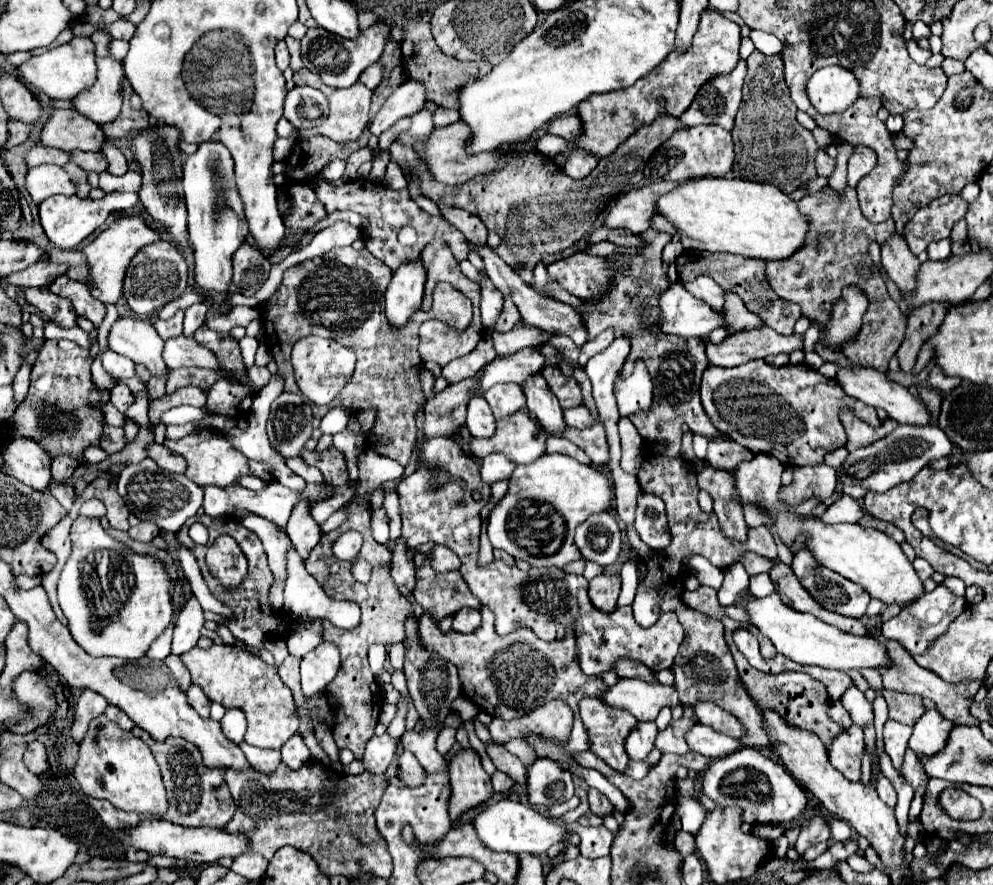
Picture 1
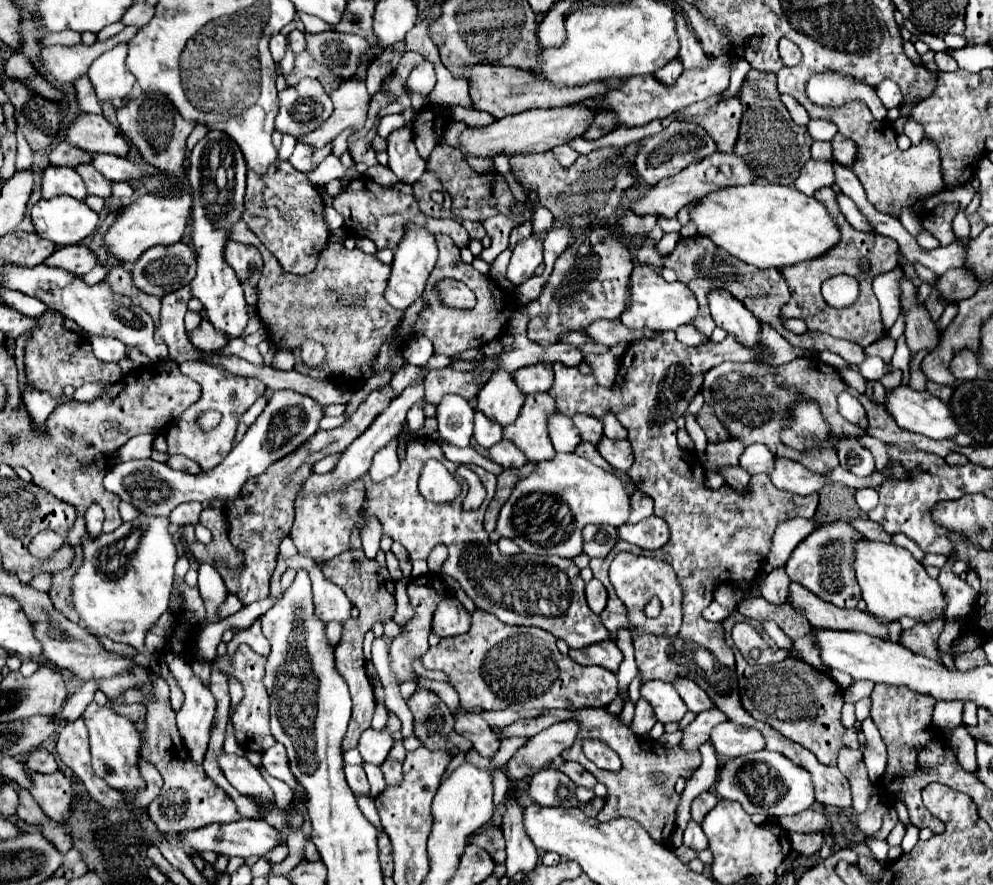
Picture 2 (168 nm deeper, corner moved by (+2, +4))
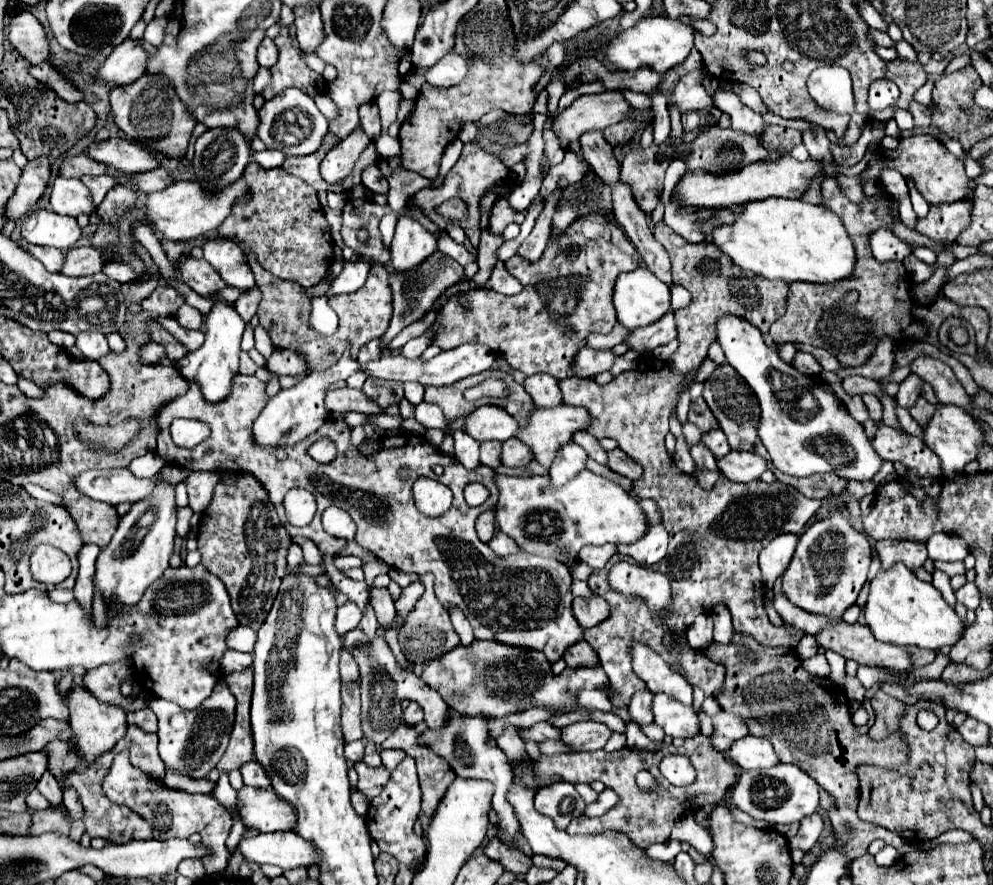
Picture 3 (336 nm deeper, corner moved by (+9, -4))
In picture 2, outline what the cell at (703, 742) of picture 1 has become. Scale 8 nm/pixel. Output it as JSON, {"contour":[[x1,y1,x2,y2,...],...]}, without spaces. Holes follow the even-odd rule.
{"contour":[[724,722,712,728,708,742,720,758,736,758,764,748,764,738,758,730,734,722]]}

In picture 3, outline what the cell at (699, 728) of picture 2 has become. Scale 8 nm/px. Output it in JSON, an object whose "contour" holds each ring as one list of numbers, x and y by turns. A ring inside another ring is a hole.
{"contour":[[719,712,717,716,713,716,713,726,715,734,711,736,711,742,719,752,727,752,735,740,745,738,749,734,745,718,733,716,729,712]]}

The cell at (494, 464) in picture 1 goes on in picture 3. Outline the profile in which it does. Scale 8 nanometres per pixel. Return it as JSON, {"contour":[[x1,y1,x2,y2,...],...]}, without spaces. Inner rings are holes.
{"contour":[[509,438,507,442,503,442,503,454,501,454,503,466,527,466,531,460,533,452,525,442,517,438]]}

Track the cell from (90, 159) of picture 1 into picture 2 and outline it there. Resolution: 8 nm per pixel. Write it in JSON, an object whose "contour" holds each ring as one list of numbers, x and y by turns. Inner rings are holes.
{"contour":[[92,154,92,162,90,162,104,178,112,180,112,182,126,182,132,178,142,178,142,170,140,166,134,166,132,162,128,162,126,158,120,156,112,156,112,154]]}

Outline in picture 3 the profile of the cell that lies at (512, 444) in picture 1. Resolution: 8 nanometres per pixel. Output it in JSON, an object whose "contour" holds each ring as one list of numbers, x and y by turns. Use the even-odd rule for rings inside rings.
{"contour":[[555,406,555,408,535,408,529,424,519,428,517,438,531,446,535,460,549,468,555,460,557,450,573,440,573,432,587,430,591,416,581,406]]}

